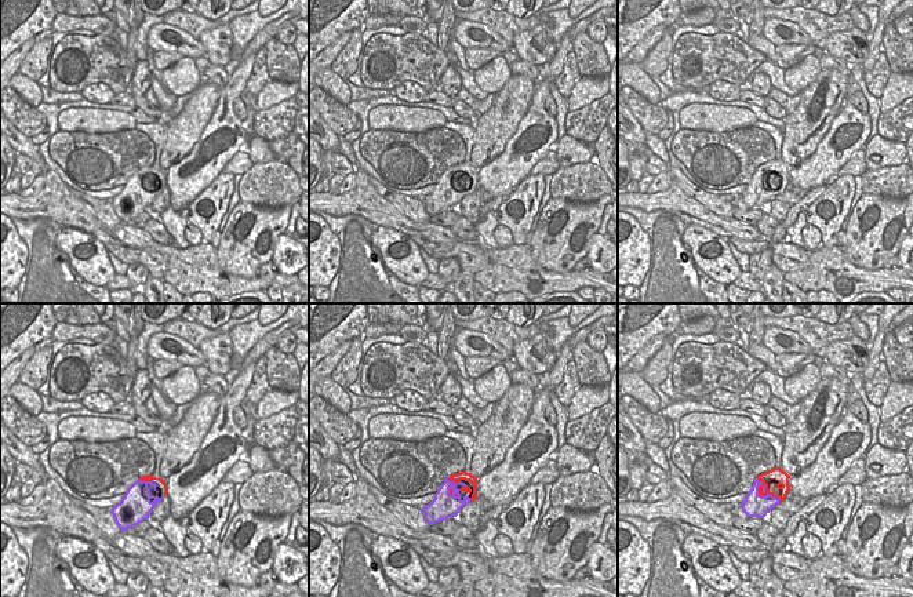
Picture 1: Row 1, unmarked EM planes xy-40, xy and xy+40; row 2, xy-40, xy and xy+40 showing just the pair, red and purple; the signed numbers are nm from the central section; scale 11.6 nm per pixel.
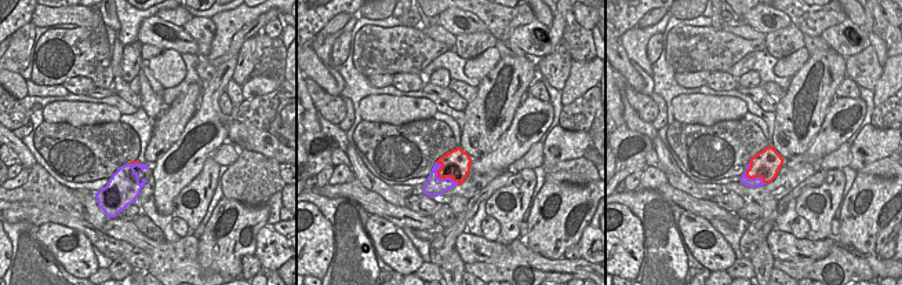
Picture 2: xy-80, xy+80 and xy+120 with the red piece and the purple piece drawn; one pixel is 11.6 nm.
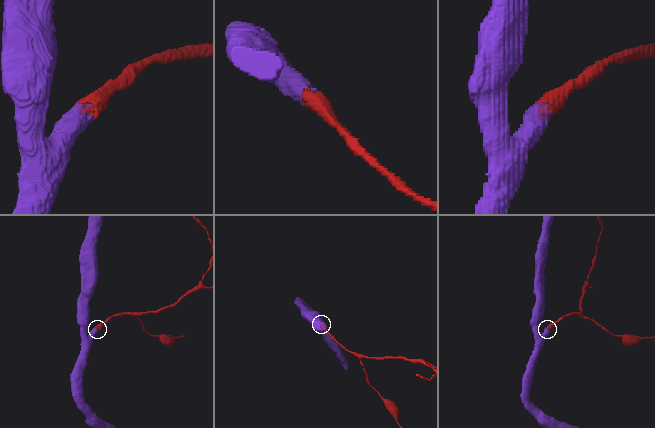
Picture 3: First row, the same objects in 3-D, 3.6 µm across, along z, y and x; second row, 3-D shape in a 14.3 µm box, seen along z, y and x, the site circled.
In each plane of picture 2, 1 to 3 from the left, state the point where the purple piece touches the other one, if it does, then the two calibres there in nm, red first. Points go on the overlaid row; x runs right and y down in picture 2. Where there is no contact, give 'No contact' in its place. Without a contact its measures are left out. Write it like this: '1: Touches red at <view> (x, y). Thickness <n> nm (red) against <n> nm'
1: Touches red at xy-80 (133, 163). Thickness 30 nm (red) against 340 nm
2: Touches red at xy+80 (442, 178). Thickness 340 nm (red) against 220 nm
3: Touches red at xy+120 (750, 178). Thickness 340 nm (red) against 120 nm

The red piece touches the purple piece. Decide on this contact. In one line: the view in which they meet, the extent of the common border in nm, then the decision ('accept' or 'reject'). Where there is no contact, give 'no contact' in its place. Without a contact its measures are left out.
xy+40 | 420 nm | accept

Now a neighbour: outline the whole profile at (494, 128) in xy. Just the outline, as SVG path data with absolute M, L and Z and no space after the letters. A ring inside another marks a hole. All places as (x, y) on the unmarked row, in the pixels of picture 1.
M512 74L495 94L491 108L484 114L477 114L472 167L481 168L503 153L506 142L530 108L534 85L531 79Z

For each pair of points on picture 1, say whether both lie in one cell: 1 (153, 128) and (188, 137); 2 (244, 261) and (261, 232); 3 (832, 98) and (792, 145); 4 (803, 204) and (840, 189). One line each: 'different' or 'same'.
1: different
2: same
3: same
4: different

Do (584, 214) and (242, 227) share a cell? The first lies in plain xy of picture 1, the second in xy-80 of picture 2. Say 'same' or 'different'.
same

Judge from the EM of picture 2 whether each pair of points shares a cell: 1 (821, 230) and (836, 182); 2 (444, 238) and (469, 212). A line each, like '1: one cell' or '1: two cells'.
1: one cell
2: one cell

